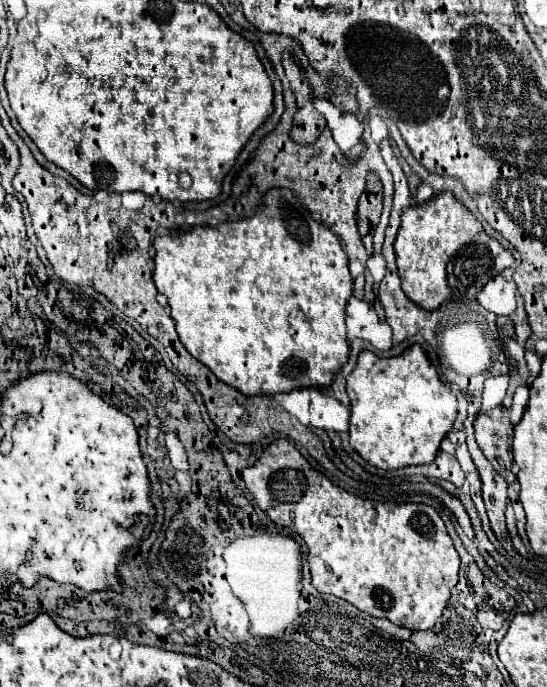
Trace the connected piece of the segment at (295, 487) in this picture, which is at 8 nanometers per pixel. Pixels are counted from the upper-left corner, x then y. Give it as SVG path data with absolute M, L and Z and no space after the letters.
M275 440L263 456L243 472L247 490L255 496L261 510L279 526L287 526L309 548L309 568L313 586L319 592L333 594L361 608L375 618L385 618L409 630L429 630L441 616L451 588L459 580L459 554L447 534L447 528L435 508L427 504L373 502L349 494L333 484L299 454L287 440Z

